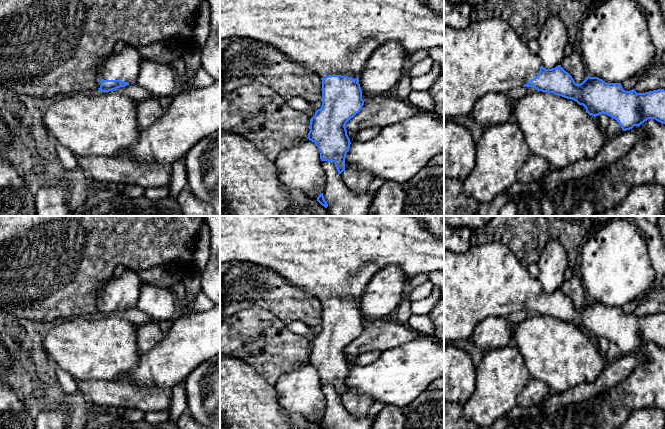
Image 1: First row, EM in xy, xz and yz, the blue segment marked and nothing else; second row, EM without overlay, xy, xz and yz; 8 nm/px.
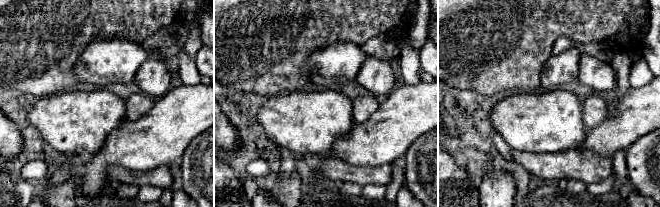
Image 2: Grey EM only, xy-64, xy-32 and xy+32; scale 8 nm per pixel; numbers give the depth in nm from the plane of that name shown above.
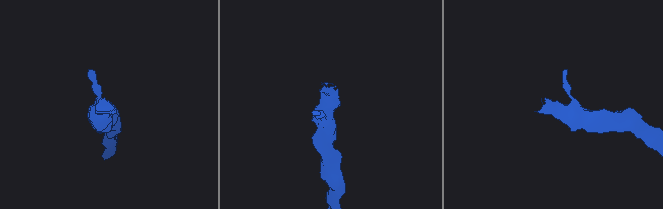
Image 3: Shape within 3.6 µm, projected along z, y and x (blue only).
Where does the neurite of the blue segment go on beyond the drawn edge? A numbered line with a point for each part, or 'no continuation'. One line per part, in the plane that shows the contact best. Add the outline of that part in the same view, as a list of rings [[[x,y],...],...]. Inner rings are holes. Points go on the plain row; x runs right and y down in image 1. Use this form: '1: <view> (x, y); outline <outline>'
1: xy (124, 289); outline [[[126,270],[120,276],[111,276],[97,292],[98,312],[102,304],[121,304],[129,308],[136,306],[144,281],[138,272]]]

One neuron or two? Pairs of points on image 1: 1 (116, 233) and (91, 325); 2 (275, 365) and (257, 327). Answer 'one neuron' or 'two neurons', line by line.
1: two neurons
2: one neuron

